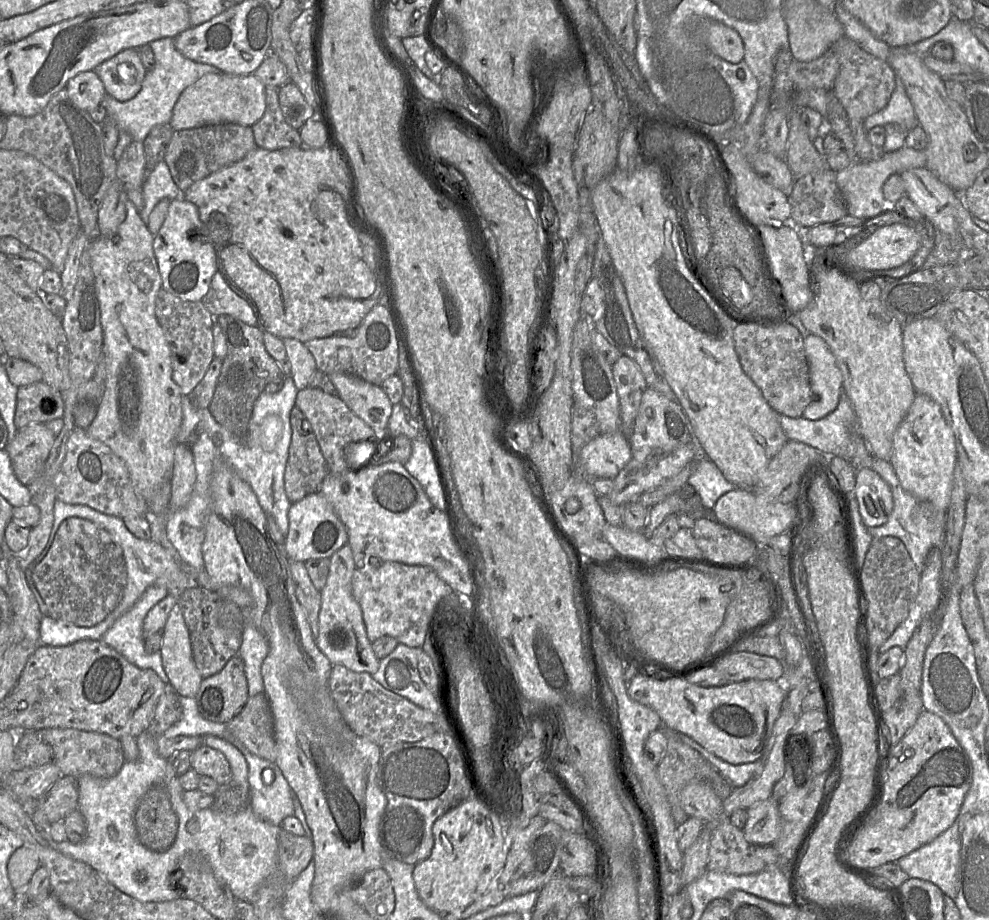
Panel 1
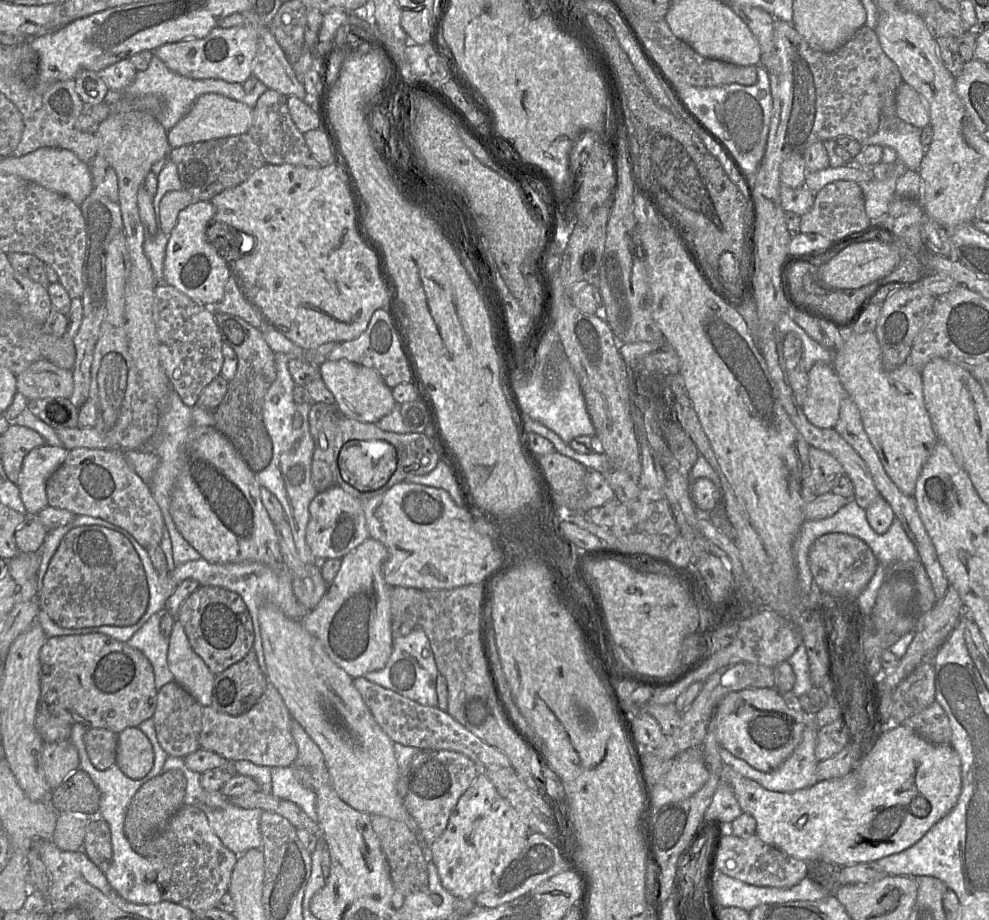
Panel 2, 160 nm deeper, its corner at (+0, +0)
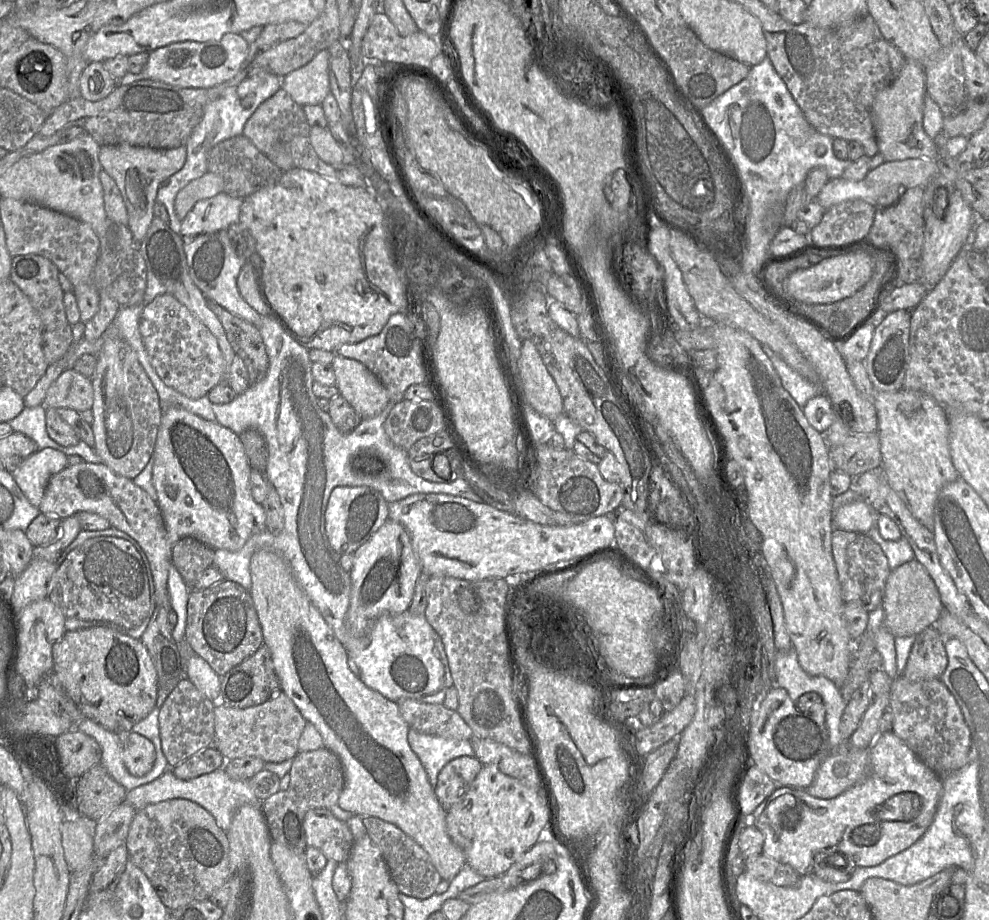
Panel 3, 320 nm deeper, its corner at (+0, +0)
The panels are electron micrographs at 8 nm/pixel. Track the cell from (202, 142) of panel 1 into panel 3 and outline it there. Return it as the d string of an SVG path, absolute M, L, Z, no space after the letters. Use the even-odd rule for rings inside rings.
M243 134L221 141L212 147L207 156L207 168L208 172L222 176L224 193L239 198L245 198L275 184L284 173Z

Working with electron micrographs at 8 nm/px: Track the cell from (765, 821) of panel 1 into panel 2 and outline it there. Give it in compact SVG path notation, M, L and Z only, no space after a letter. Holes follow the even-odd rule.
M900 725L881 729L854 768L840 778L820 781L793 792L777 792L763 788L723 764L720 784L729 784L742 811L755 819L756 835L760 840L818 870L876 862L917 843L956 805L962 787L961 760L951 744L933 744Z

